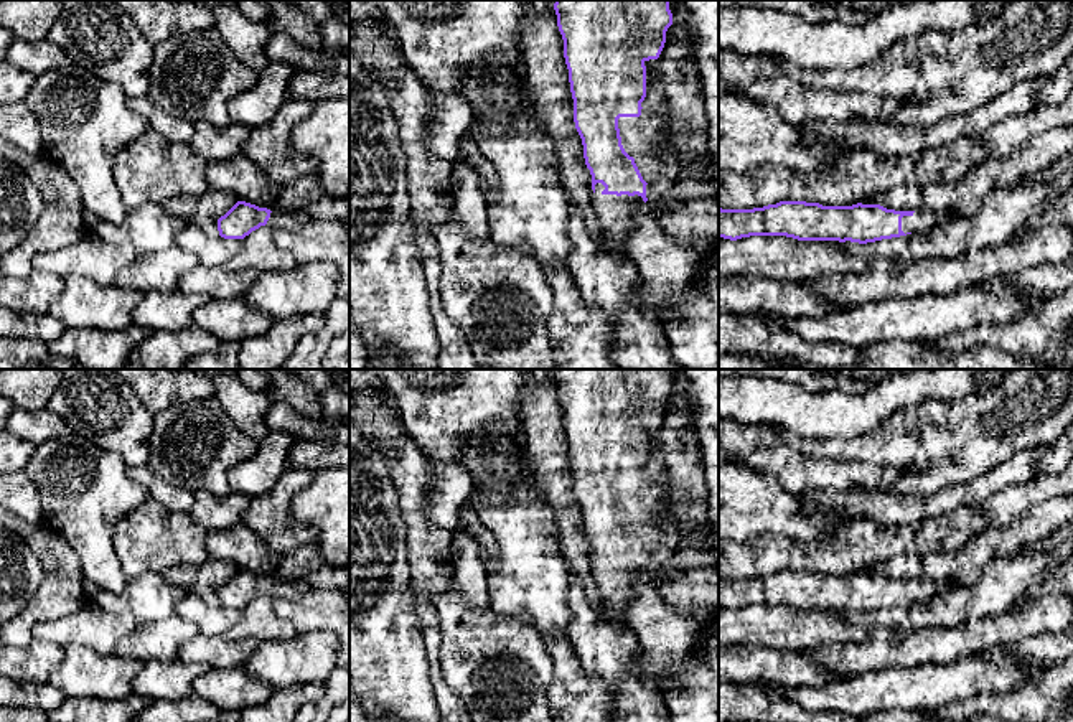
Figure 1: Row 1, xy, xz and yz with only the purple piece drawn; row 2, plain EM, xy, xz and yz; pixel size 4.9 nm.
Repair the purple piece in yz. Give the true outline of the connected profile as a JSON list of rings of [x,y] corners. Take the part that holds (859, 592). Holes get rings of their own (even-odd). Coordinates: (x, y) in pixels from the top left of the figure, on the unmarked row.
[[[780,570],[753,579],[719,577],[719,607],[737,610],[750,605],[786,605],[798,610],[875,612],[926,602],[953,588],[951,580],[928,577],[895,580],[880,574],[822,575]]]

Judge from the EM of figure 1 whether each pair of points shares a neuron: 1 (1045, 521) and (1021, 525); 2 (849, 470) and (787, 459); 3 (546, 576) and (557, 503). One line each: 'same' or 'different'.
1: same
2: same
3: different

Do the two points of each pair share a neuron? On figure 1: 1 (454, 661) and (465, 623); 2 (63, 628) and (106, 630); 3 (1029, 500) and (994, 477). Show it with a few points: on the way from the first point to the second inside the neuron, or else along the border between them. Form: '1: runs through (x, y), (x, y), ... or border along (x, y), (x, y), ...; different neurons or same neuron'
1: runs through (463, 651), (465, 633); same neuron
2: runs through (73, 628), (96, 628); same neuron
3: border along (1035, 475), (998, 490), (978, 505); different neurons

